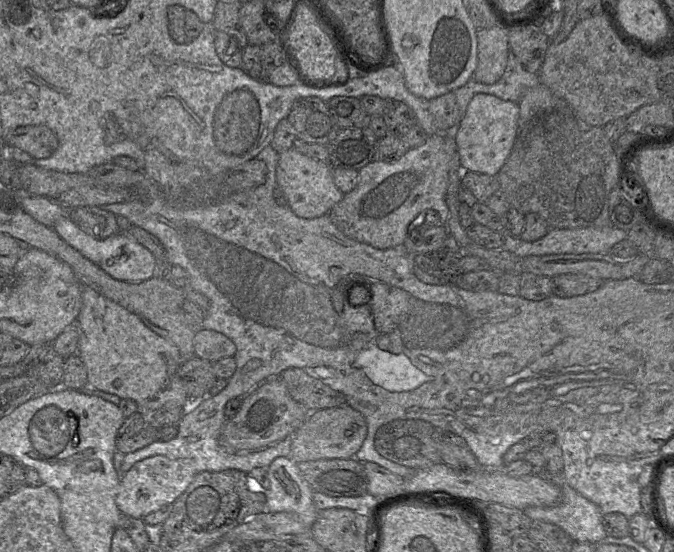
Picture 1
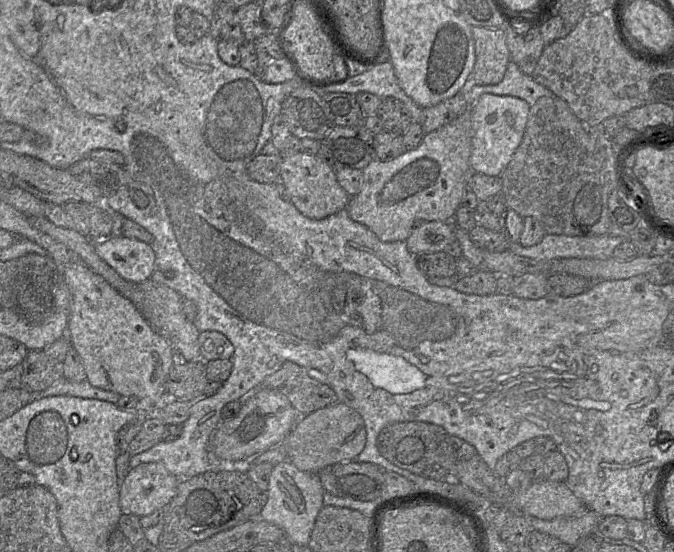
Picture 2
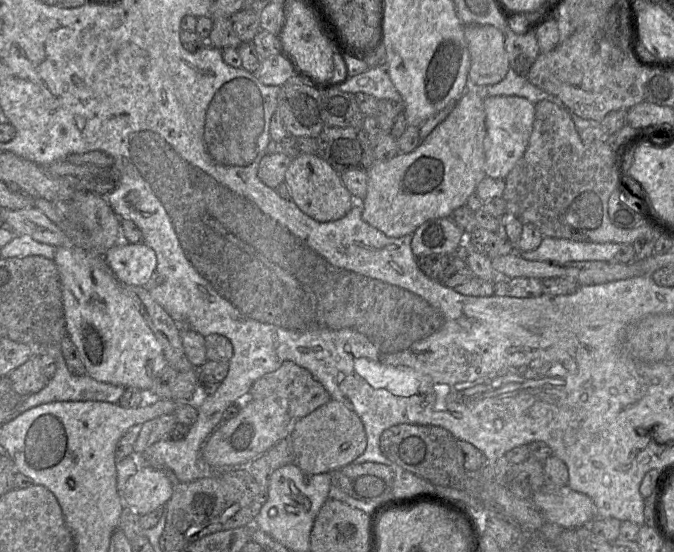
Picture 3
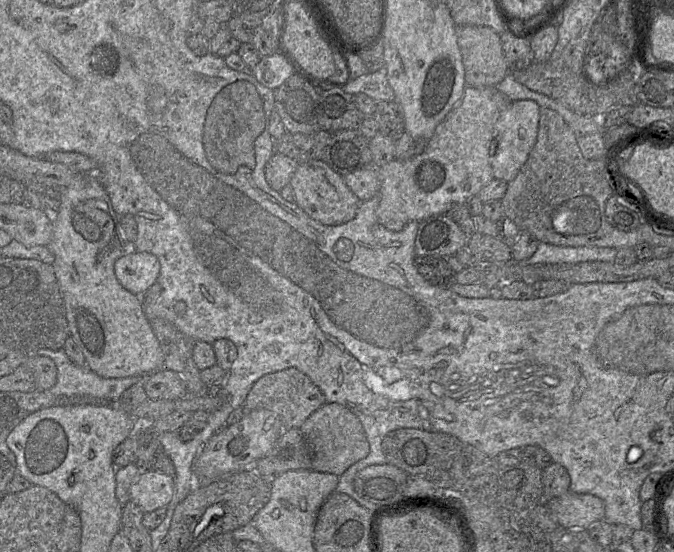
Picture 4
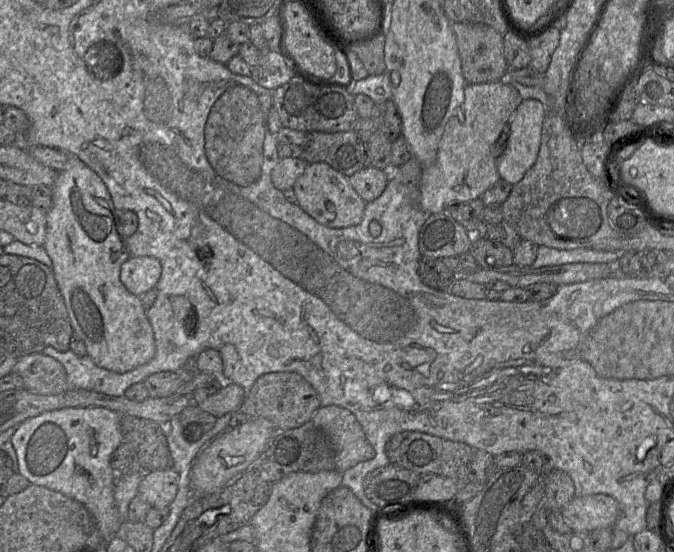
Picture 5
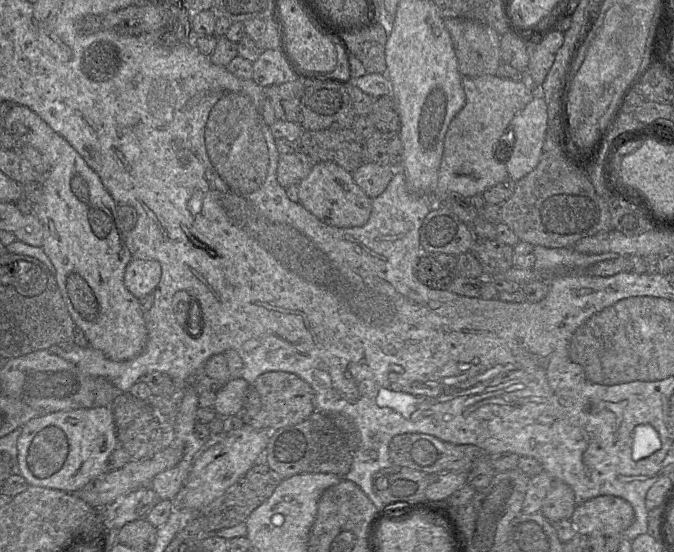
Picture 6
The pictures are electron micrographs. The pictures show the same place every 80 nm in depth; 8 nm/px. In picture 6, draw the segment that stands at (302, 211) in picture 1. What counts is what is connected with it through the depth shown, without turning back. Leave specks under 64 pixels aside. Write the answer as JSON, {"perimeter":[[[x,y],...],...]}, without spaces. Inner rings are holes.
{"perimeter":[[[332,162],[313,165],[310,174],[298,184],[300,204],[326,224],[350,228],[360,227],[369,220],[372,199],[355,183],[352,173]]]}

